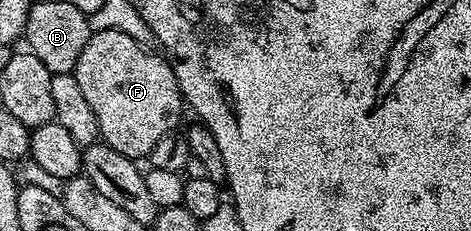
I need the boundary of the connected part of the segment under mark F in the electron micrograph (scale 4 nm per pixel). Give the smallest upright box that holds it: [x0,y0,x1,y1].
[74,30,186,160]

